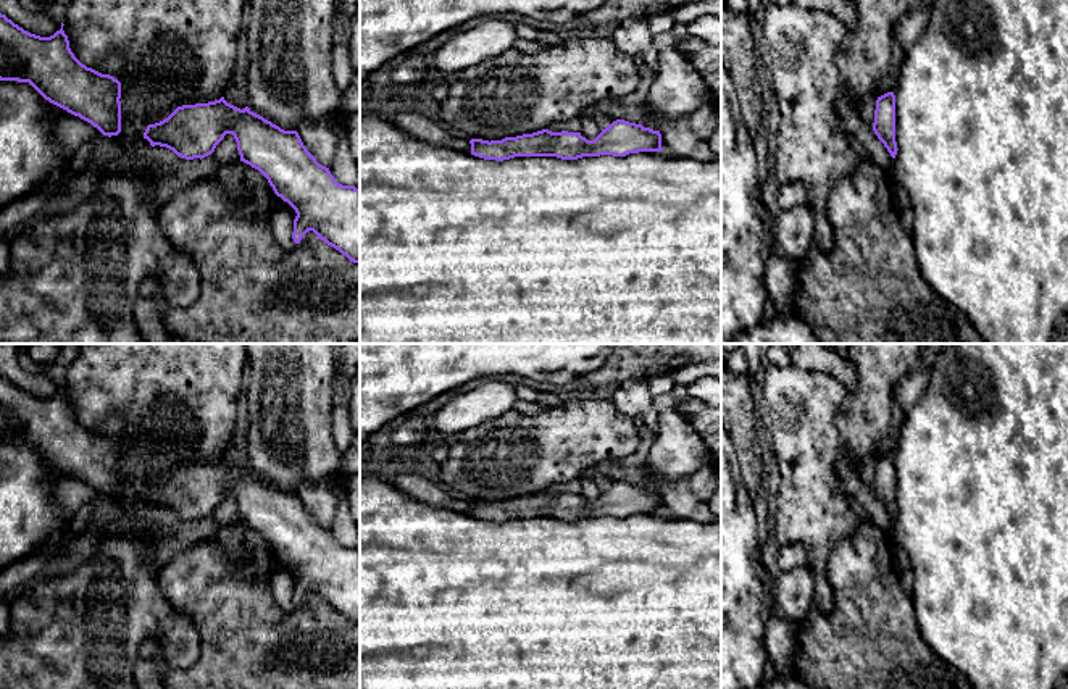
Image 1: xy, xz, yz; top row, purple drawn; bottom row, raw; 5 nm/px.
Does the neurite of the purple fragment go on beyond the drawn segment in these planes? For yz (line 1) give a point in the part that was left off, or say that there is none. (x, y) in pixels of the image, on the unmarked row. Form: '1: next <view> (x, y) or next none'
1: next none

